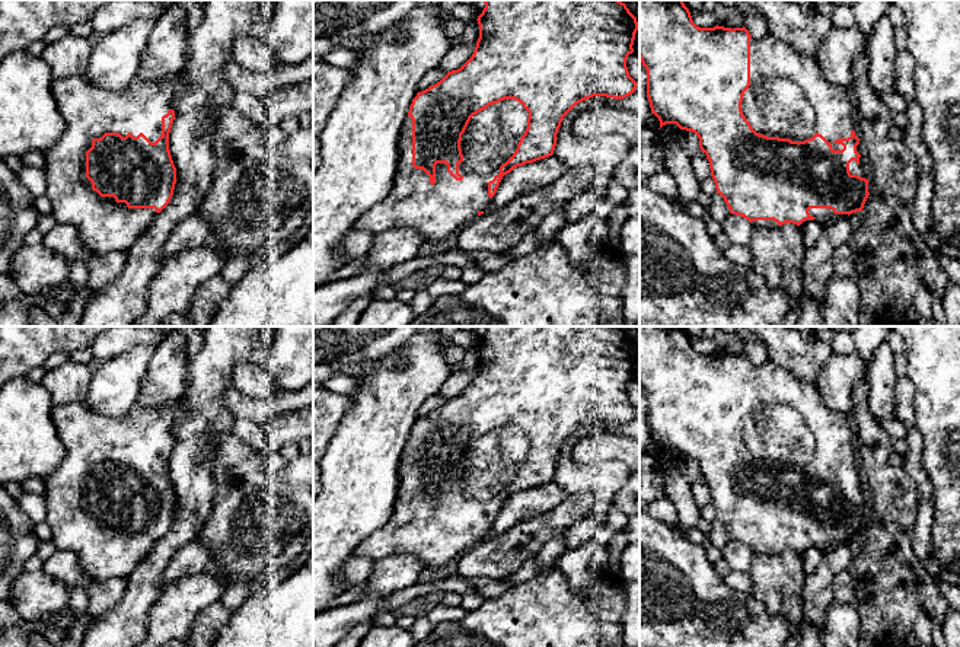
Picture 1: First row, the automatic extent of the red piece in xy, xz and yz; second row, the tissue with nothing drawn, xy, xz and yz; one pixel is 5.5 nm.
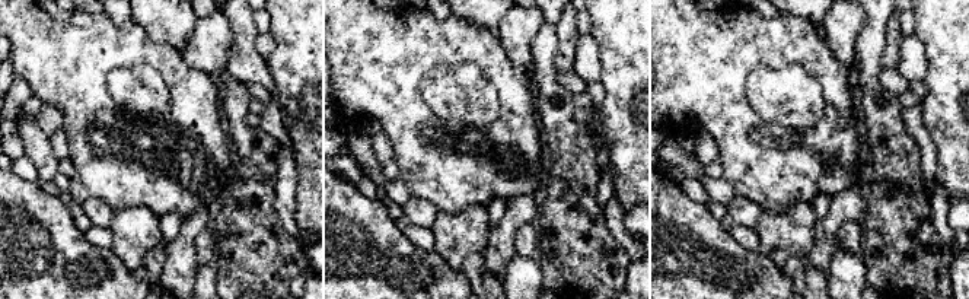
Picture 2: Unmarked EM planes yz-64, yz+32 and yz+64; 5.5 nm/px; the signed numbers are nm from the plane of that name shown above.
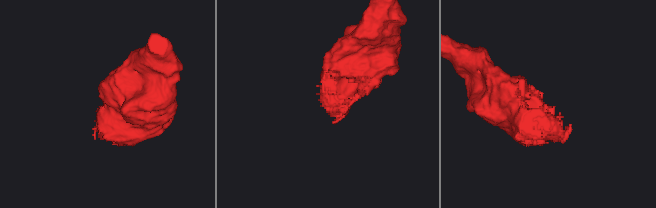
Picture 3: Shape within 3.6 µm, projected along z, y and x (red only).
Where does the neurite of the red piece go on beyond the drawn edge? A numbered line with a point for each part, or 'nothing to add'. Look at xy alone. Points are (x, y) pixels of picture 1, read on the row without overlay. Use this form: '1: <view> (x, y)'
1: xy (89, 437)

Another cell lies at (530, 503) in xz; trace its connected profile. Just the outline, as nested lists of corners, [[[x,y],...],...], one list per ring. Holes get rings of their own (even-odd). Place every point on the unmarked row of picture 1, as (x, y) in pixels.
[[[555,481],[517,493],[503,503],[492,523],[492,530],[498,535],[524,520],[548,513],[565,501],[568,495],[570,493]]]

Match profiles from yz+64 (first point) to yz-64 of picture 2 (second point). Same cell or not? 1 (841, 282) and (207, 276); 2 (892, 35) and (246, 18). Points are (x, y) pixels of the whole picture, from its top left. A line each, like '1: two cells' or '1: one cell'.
1: one cell
2: one cell

